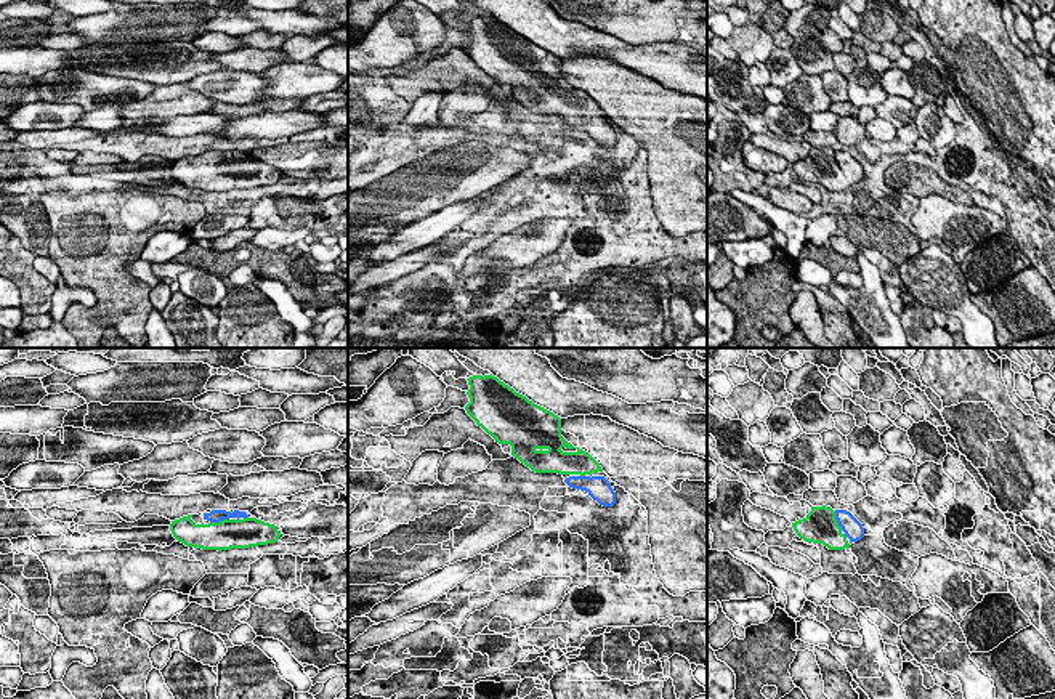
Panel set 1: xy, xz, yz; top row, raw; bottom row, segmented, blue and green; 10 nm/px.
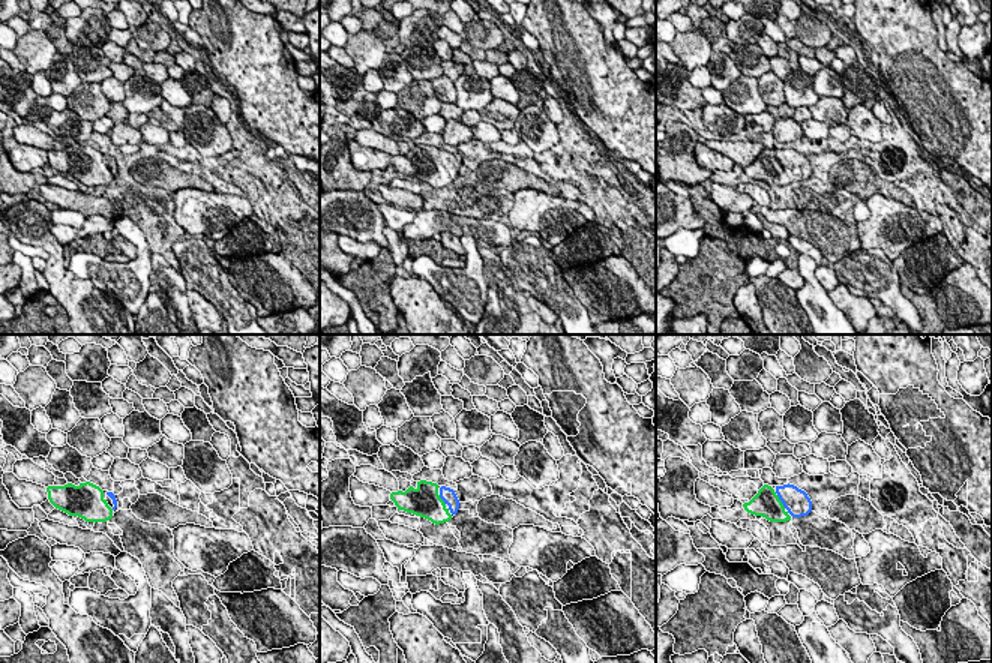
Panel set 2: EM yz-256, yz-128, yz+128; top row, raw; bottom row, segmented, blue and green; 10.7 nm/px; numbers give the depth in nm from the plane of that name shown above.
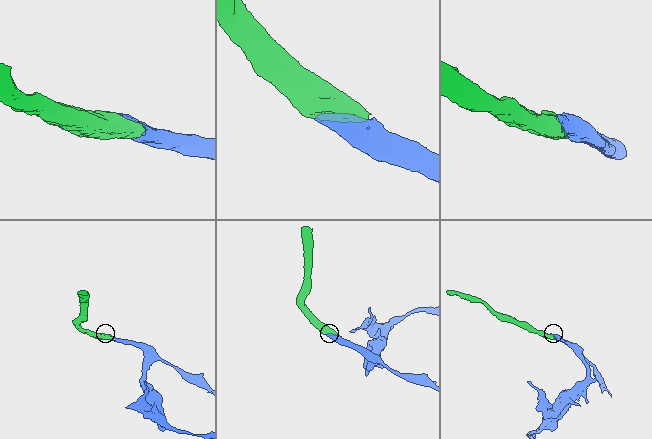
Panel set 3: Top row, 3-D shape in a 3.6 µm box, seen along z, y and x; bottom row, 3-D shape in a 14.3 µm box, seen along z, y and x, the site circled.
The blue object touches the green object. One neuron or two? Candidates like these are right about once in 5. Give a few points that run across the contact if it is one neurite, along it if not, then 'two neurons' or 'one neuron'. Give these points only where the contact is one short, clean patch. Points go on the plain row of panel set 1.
one neuron

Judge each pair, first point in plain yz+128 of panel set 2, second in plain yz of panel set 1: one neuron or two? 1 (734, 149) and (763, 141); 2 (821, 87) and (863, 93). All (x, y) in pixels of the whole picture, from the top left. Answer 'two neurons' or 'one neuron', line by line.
1: one neuron
2: two neurons

